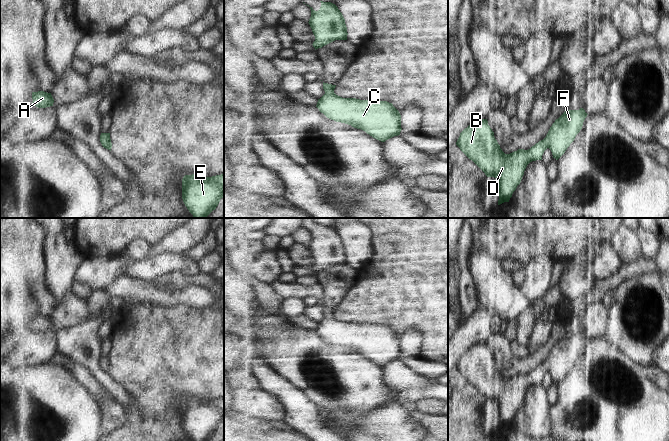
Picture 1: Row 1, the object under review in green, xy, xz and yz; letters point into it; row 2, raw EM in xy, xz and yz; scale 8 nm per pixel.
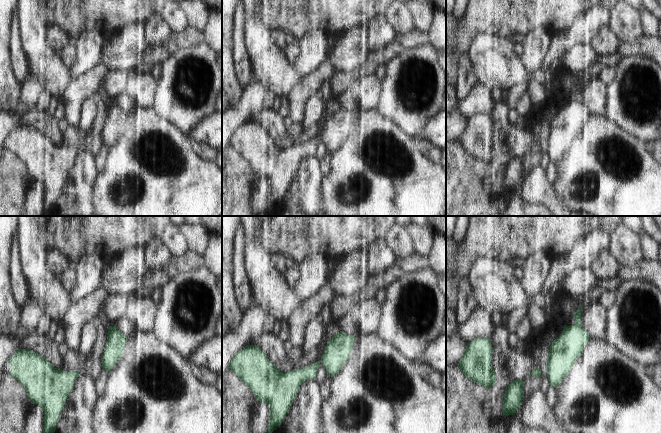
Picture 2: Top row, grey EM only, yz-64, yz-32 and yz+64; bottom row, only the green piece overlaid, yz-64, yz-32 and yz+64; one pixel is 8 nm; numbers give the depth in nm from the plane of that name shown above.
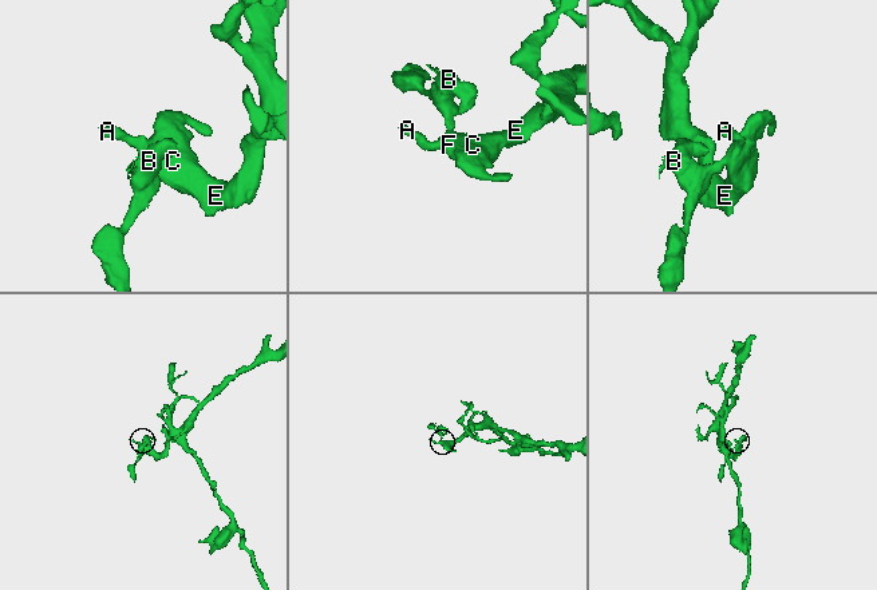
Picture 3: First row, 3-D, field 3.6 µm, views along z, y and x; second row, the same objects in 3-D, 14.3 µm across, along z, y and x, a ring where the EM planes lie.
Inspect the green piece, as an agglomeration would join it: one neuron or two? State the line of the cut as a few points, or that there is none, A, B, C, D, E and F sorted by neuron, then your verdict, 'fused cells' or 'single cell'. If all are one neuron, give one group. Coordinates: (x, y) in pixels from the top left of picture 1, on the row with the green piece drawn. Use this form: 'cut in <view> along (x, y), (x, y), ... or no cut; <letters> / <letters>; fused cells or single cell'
no cut; A B C D E F; single cell

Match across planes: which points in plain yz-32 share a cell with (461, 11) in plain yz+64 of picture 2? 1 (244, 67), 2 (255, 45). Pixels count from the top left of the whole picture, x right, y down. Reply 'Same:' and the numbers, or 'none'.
Same: 1

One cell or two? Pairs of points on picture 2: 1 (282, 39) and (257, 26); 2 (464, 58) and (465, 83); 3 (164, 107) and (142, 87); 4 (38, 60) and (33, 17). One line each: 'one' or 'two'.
1: two
2: one
3: two
4: one

